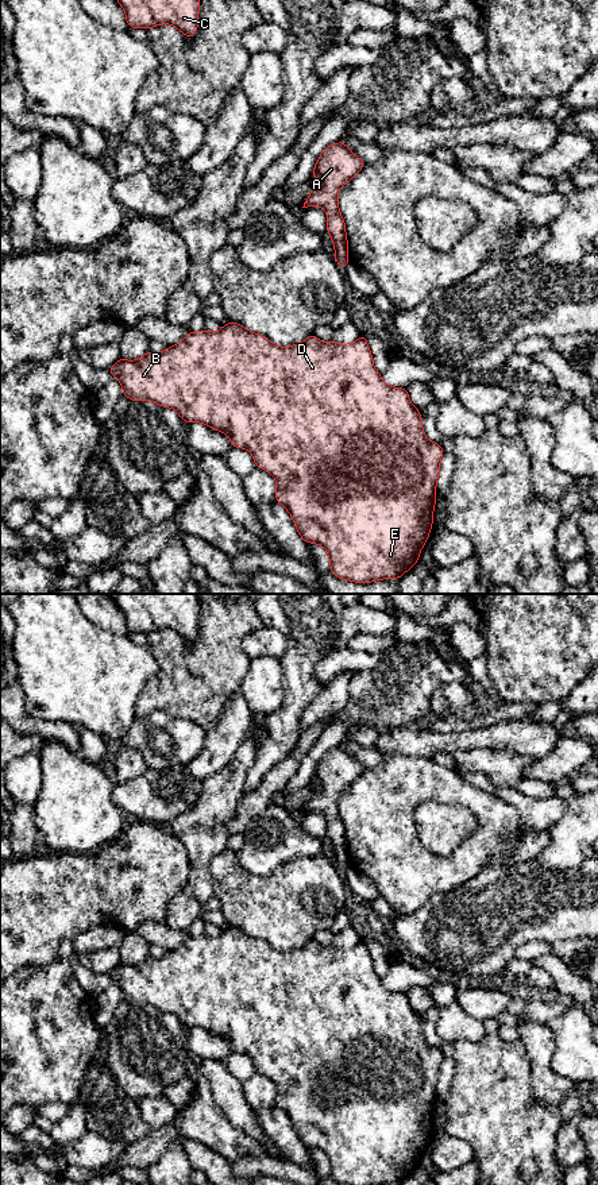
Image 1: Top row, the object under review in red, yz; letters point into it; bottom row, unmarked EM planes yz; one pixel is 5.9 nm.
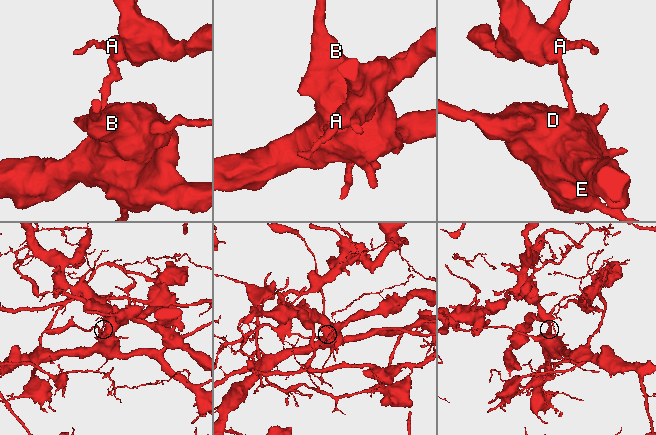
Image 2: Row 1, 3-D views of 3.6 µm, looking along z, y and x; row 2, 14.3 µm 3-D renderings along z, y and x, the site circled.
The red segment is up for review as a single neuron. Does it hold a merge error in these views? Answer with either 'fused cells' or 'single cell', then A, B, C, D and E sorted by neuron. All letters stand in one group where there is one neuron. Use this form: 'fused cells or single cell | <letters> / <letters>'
fused cells | A C / B D E

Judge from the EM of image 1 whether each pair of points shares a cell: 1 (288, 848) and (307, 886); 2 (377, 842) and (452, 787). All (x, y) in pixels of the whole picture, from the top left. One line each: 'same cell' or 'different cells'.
1: different cells
2: same cell

